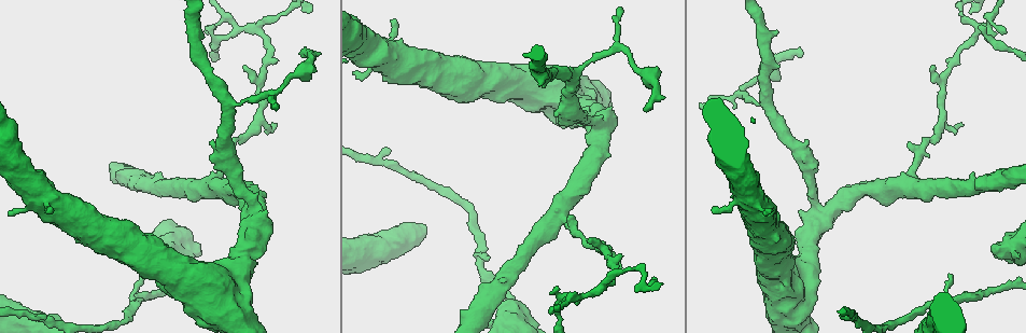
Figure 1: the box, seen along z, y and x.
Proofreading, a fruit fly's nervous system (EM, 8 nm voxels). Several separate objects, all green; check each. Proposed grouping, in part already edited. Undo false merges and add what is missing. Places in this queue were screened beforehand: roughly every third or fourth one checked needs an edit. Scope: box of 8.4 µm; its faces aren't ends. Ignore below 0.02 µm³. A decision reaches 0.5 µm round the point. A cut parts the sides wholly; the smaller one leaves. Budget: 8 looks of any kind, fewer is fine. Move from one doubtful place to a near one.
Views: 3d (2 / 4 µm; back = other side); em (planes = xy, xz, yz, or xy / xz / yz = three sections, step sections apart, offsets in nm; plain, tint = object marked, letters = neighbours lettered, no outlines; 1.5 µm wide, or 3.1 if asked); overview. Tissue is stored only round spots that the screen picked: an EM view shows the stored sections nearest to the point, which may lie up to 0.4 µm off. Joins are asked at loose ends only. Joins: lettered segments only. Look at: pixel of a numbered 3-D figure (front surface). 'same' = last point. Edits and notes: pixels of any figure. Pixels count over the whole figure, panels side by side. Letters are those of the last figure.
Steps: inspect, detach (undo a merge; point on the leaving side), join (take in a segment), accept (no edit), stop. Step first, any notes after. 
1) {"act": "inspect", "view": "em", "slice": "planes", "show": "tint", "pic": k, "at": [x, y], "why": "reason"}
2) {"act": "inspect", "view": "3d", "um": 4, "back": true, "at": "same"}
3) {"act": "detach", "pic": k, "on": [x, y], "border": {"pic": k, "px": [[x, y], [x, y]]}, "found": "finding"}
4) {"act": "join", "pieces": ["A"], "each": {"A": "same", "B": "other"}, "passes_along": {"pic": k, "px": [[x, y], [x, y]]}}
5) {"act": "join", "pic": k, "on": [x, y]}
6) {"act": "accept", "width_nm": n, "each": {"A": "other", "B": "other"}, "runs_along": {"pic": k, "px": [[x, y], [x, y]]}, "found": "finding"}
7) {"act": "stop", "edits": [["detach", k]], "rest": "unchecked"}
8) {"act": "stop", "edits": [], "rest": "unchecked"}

{"act": "inspect", "view": "em", "slice": "planes", "show": "letters", "pic": 1, "at": [990, 246]}

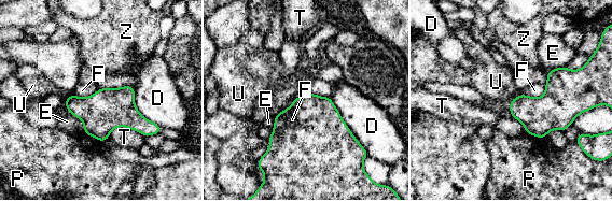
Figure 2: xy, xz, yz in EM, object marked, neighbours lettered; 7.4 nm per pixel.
{"act": "accept", "longest_contact_nm": ["D", 380], "each": {"D": "other", "E": "other", "F": "other", "P": "other", "T": "other", "U": "other", "Z": "other"}, "found": "none of them fits"}

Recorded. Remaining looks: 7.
{"act": "inspect", "view": "3d", "um": 4, "pic": 1, "at": [961, 126], "why": "free end"}

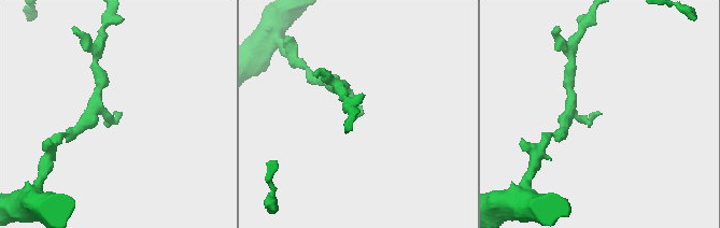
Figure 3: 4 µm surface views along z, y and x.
{"act": "inspect", "view": "em", "slice": "xz", "step": 8, "show": "tint", "pic": 3, "at": [358, 115]}

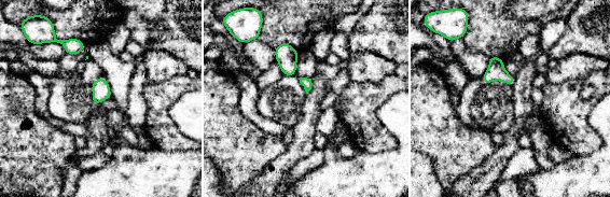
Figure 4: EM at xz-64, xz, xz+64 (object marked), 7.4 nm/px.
{"act": "inspect", "view": "em", "slice": "planes", "show": "letters", "at": "same"}

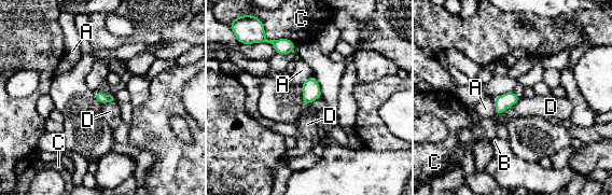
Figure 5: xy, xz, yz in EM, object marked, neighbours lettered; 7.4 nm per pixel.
{"act": "accept", "longest_contact_nm": ["D", 240], "each": {"A": "other", "B": "other", "C": "other", "D": "other"}, "border": {"pic": 5, "px": [[519, 98], [499, 115], [495, 115]]}, "found": "none of them fits"}

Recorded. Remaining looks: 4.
{"act": "inspect", "view": "em", "slice": "xy", "step": 8, "show": "tint", "pic": 1, "at": [800, 56]}

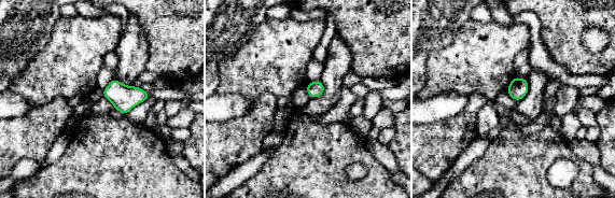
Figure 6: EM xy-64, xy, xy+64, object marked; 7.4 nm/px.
{"act": "inspect", "view": "em", "slice": "xy", "step": 8, "show": "letters", "at": "same"}

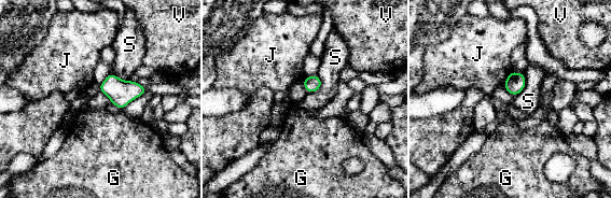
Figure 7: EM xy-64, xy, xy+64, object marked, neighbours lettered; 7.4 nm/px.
{"act": "accept", "each": {"G": "other", "J": "other", "S": "other", "V": "other"}, "border": {"pic": 7, "px": [[317, 73], [321, 86], [307, 93]]}, "found": "no lettered segment goes on from it"}

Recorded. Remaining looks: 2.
{"act": "stop", "edits": [], "rest": "unchecked"}

